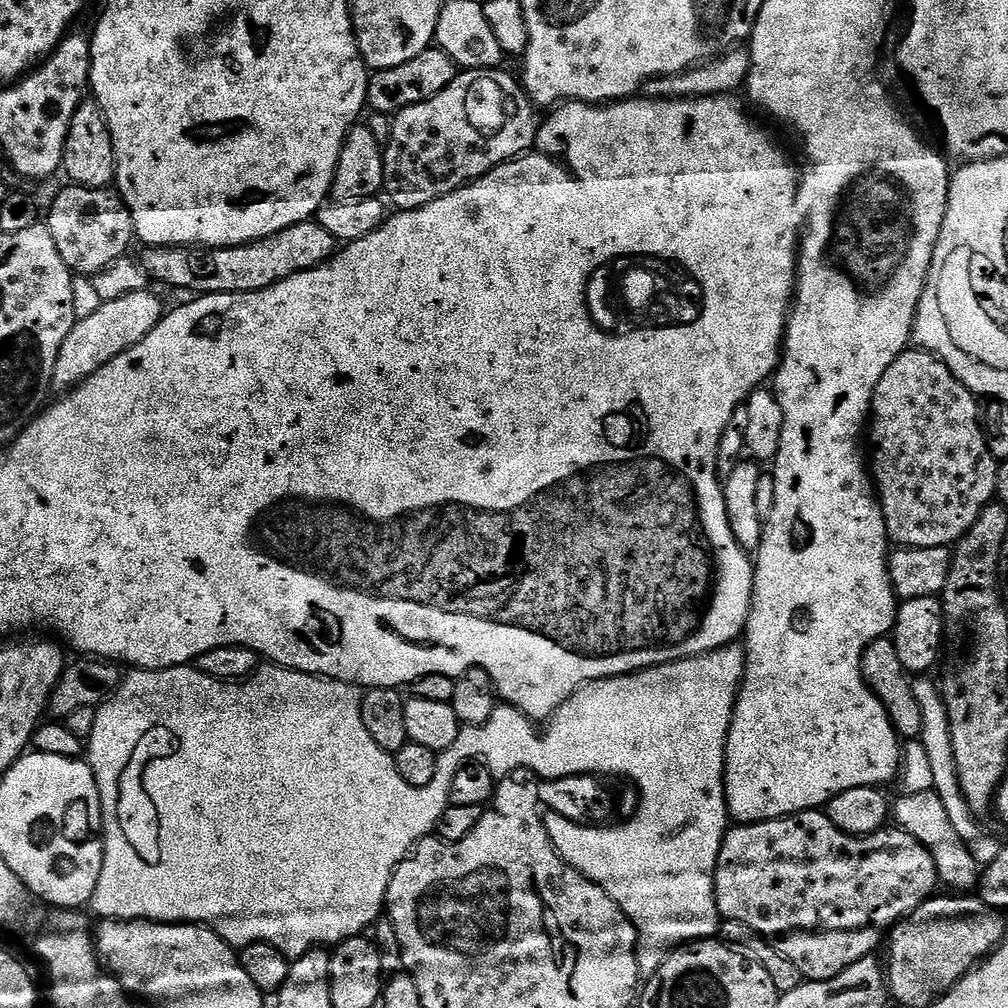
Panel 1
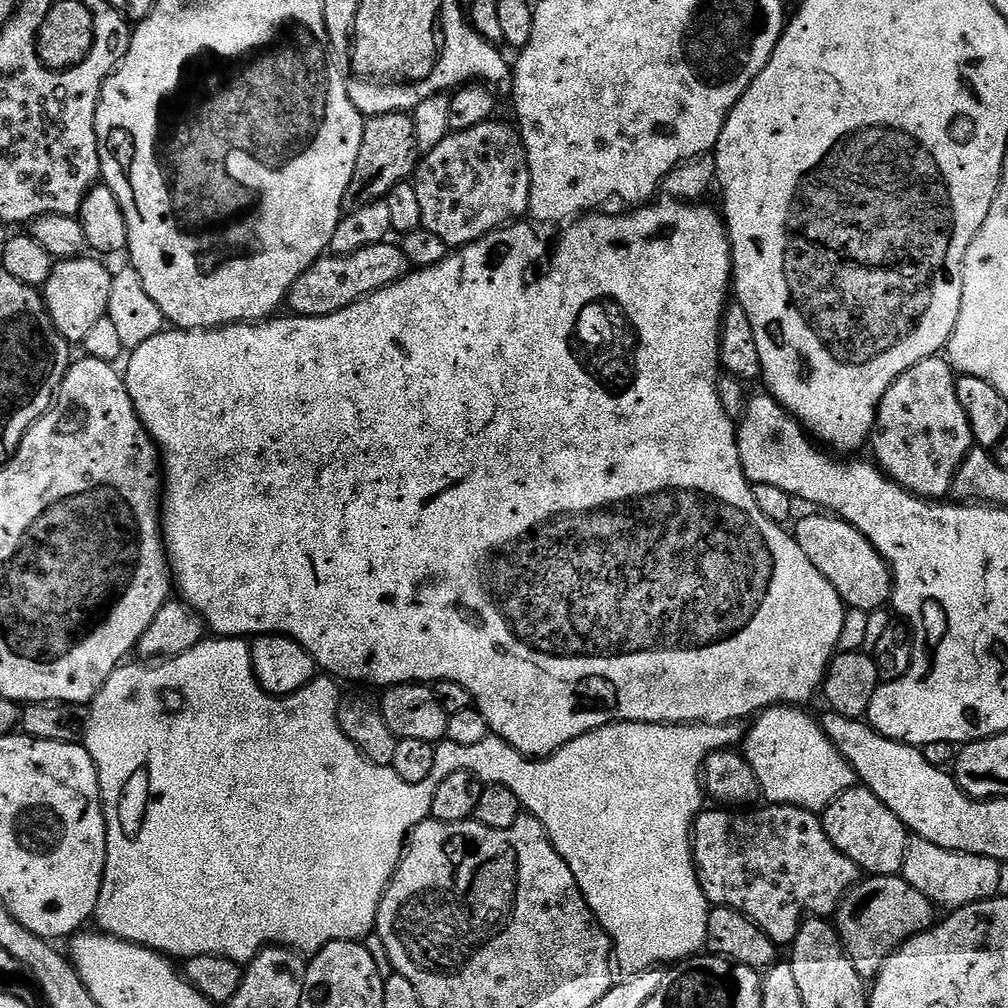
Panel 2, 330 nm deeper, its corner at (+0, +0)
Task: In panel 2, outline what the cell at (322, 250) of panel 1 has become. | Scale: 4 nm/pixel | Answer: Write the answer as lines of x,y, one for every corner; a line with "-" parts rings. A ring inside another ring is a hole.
392,243
366,246
366,250
358,250
349,256
321,256
302,278
298,278
298,282
294,282
294,286
290,286
287,307
292,307
289,309
298,316
322,318
326,314
338,314
338,310
346,310
346,306
398,282
408,275
410,265
403,247

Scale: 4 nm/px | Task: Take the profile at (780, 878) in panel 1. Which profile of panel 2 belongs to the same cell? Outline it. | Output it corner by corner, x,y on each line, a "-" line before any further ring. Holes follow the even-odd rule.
768,804
764,808
757,807
755,810
716,810
720,812
701,811
696,817
694,825
694,843
692,845
692,856
696,860
696,873
698,874
698,882
704,891
704,897
709,905
717,908
733,908
744,915
750,917
754,923
762,929
768,937
770,937
778,946
791,946
796,940
796,935
802,923
802,915
800,912
808,912
812,918
828,918
839,909
840,904
844,901
844,897
860,883
862,879
862,870
854,862
850,862
850,858
846,858
846,854
842,854
842,850
838,850
838,846
834,846
834,842
830,842
830,838
824,829
823,819
815,812
807,812
801,808
794,806
786,806
785,804

